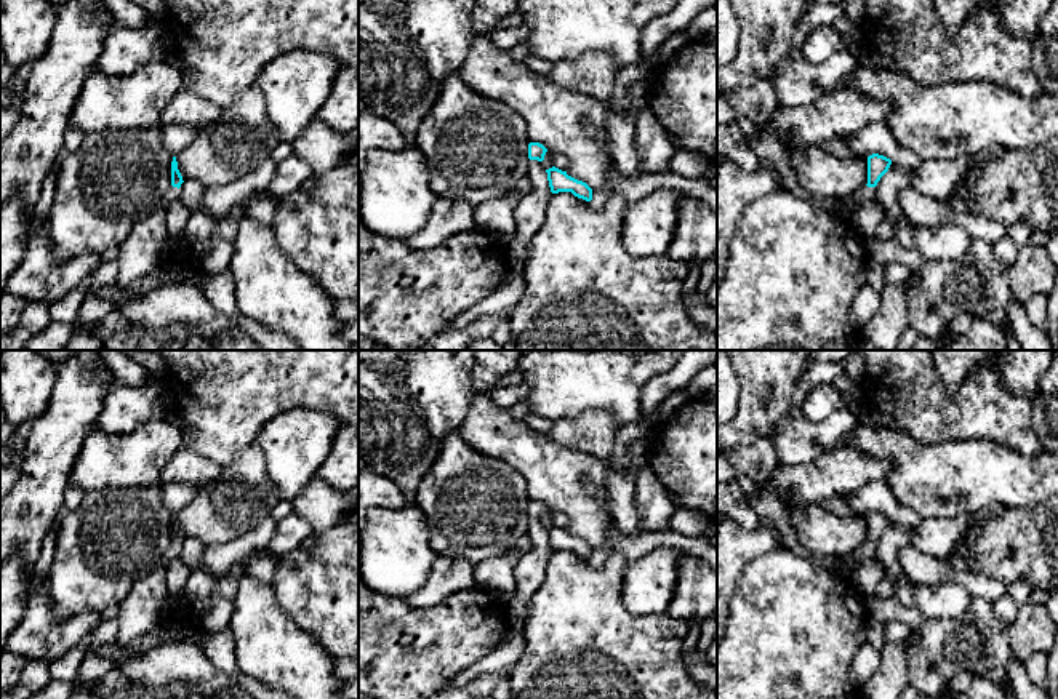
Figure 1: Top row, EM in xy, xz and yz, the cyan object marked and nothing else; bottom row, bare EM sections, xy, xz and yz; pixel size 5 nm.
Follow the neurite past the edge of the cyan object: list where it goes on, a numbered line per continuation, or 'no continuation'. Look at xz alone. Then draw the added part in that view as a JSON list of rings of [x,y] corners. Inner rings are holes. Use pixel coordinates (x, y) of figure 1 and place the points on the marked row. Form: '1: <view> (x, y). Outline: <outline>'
no continuation

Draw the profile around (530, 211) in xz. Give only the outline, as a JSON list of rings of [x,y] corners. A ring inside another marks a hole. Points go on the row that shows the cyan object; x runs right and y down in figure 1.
[[[530,160],[527,178],[531,182],[531,190],[520,198],[514,210],[517,232],[506,245],[509,277],[523,274],[531,240],[544,224],[547,202],[552,195],[547,173],[541,162]]]

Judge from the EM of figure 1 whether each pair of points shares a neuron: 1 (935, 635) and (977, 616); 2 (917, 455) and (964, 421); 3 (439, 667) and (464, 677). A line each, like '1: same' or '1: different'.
1: same
2: different
3: different

